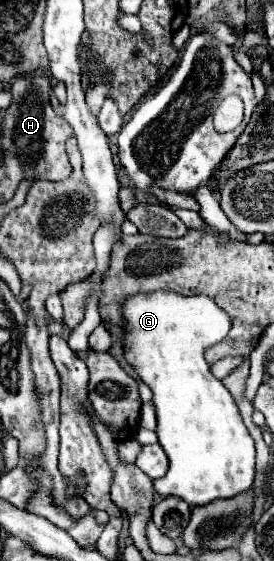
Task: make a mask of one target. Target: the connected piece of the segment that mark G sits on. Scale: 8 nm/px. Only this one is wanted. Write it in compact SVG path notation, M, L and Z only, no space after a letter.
M151 292L151 294L137 294L137 296L131 296L125 300L123 304L123 318L127 320L127 324L123 326L125 334L127 334L127 344L125 344L125 358L129 360L129 364L137 370L137 374L141 376L141 380L145 384L149 384L149 388L153 390L153 404L155 404L155 410L157 410L157 436L159 436L159 444L163 446L167 458L169 458L169 472L155 480L153 486L159 494L163 496L181 496L183 500L187 502L193 502L197 506L201 504L209 504L213 500L219 500L219 498L233 498L245 490L249 490L253 486L253 480L255 480L255 444L253 444L253 438L247 430L247 426L243 424L243 418L237 410L237 404L231 396L231 392L221 384L221 380L217 380L211 370L209 370L209 364L205 362L203 358L203 352L205 348L221 342L227 334L229 334L229 328L231 328L231 320L229 316L211 300L211 298L205 298L205 296L179 296L179 294L173 294L173 292Z

